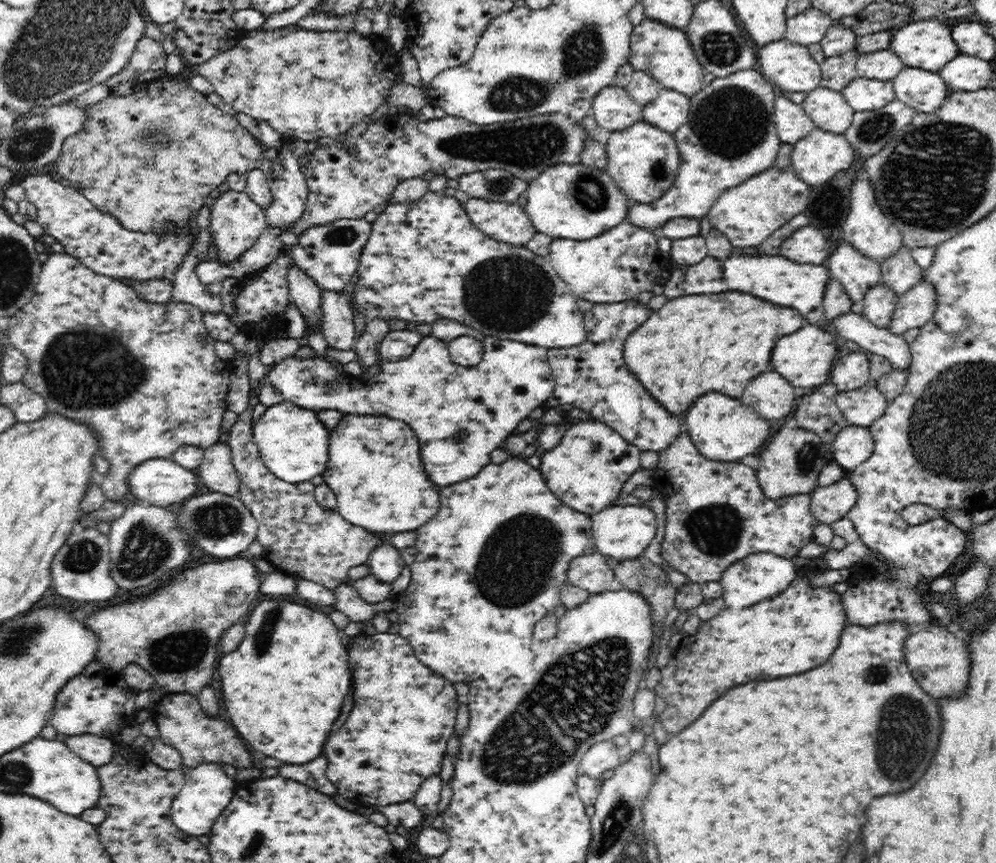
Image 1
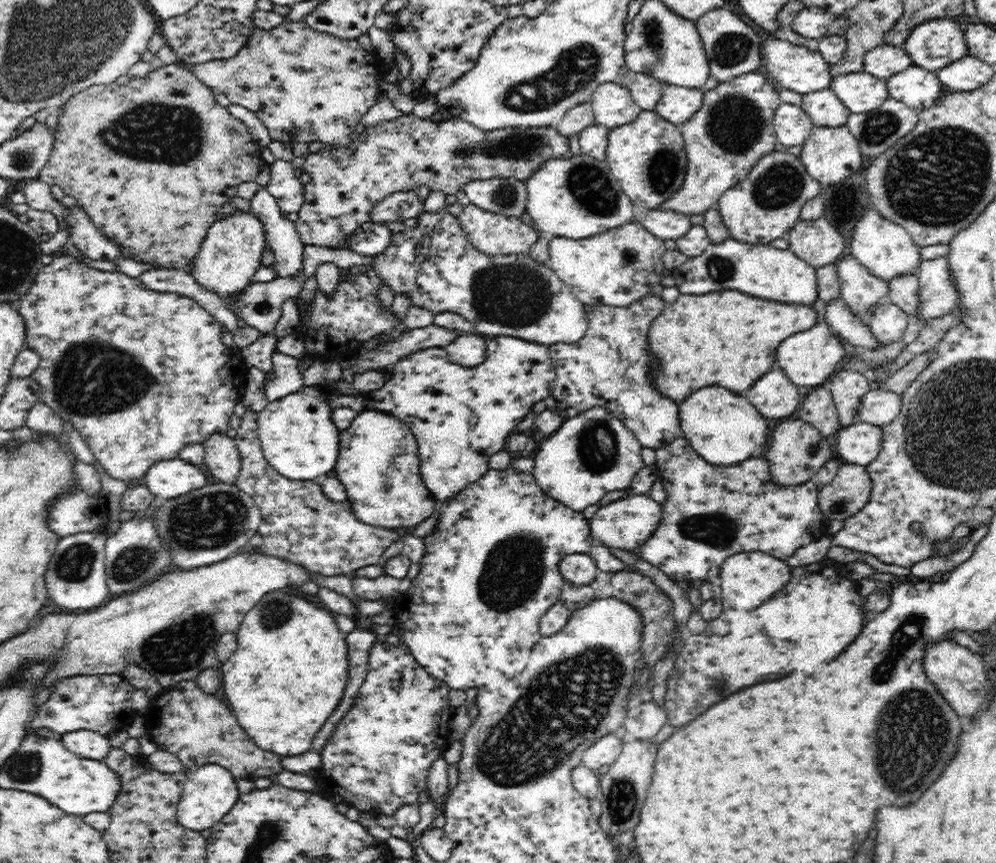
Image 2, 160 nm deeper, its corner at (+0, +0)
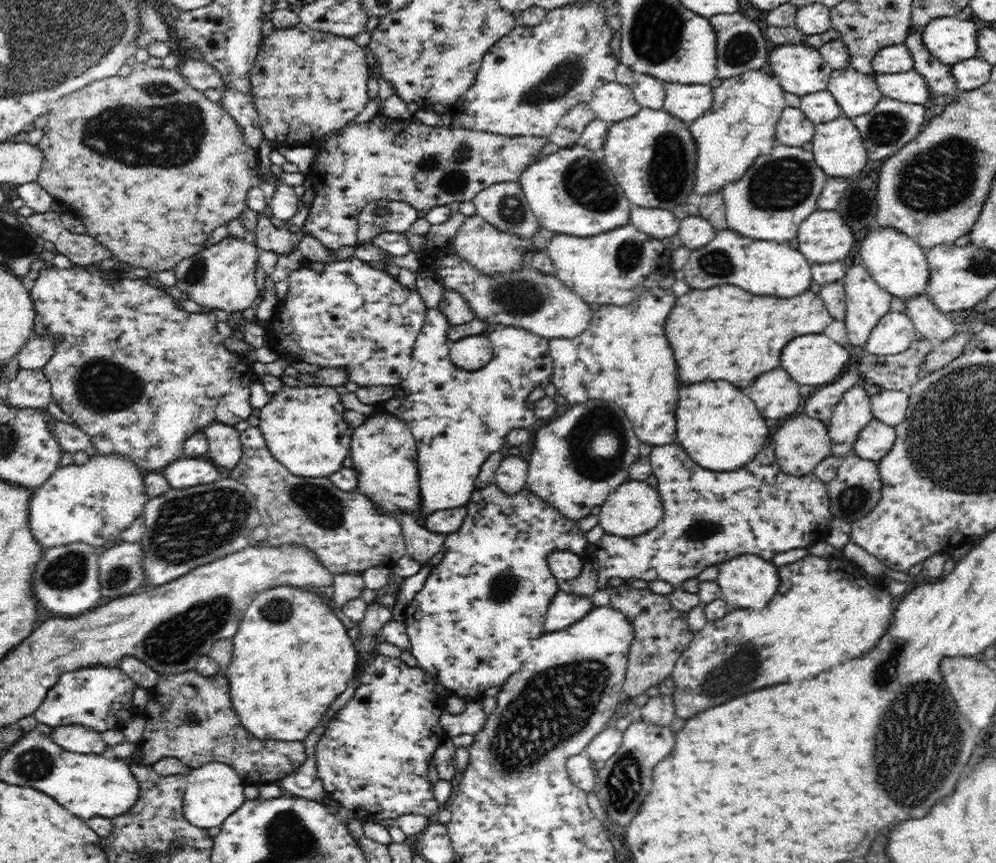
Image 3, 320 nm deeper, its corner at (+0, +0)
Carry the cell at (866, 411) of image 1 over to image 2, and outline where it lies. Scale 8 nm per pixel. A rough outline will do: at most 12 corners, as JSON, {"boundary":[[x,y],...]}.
{"boundary":[[869,390],[857,420],[876,426],[901,415],[902,394]]}

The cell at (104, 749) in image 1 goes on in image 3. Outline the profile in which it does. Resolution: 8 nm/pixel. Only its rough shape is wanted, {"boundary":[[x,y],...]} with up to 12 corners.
{"boundary":[[64,724],[49,737],[68,752],[103,755],[107,744],[90,727]]}

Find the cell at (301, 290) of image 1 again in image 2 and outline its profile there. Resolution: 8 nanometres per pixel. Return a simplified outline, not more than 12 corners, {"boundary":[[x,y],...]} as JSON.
{"boundary":[[263,187],[250,212],[262,223],[278,277],[302,270],[305,245]]}

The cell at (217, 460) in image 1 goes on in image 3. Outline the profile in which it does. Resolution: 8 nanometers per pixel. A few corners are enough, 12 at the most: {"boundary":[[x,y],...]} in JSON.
{"boundary":[[211,422],[203,428],[210,458],[234,468],[242,456],[241,432]]}

